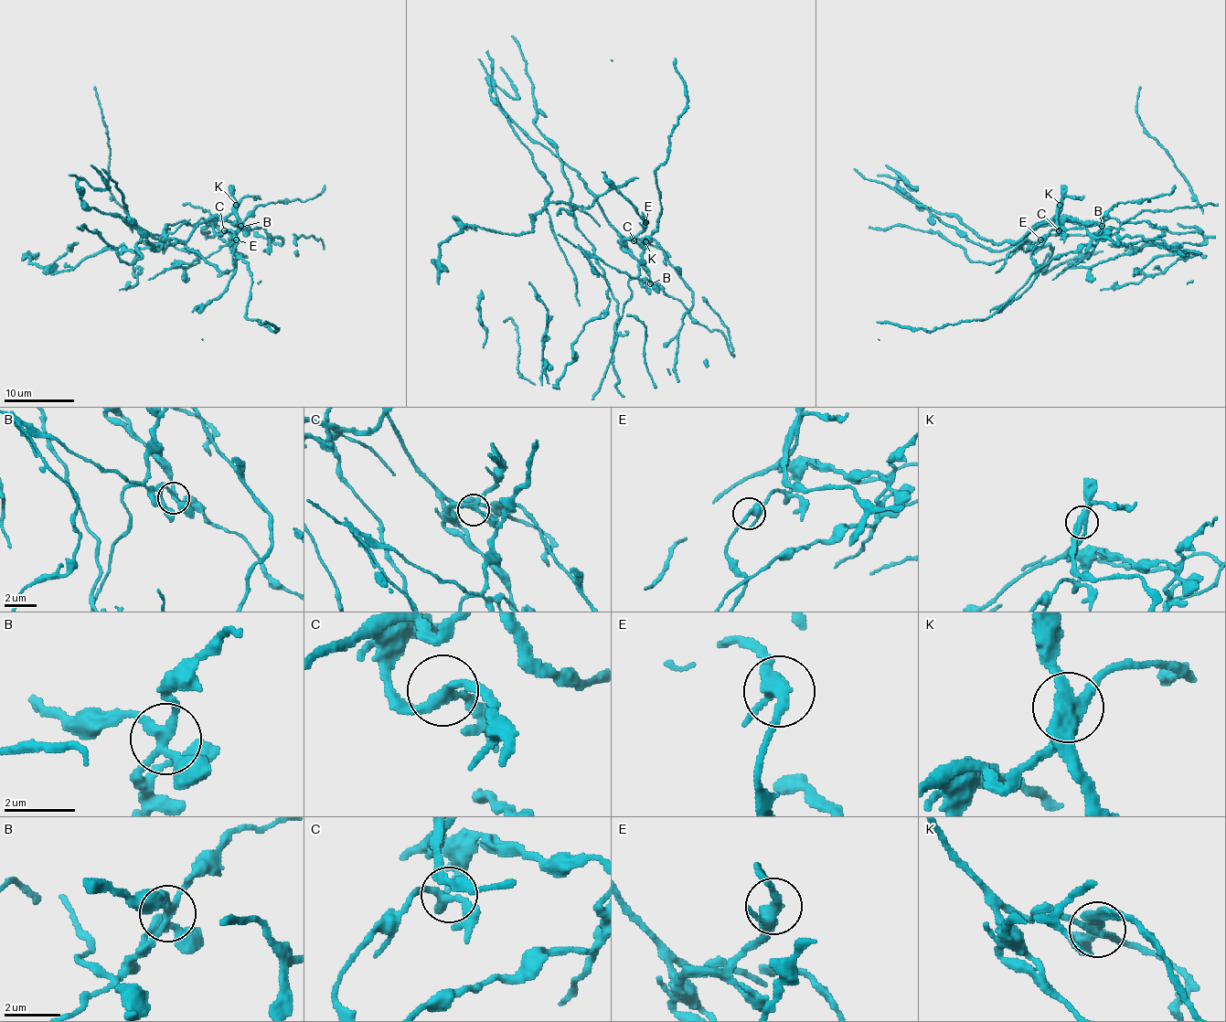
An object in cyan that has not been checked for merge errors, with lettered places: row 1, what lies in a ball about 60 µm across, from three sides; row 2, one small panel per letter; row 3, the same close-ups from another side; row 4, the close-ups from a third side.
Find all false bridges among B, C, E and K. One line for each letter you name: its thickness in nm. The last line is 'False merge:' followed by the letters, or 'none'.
B: Thickness 240 nm
K: Thickness 360 nm
False merge: B, K

